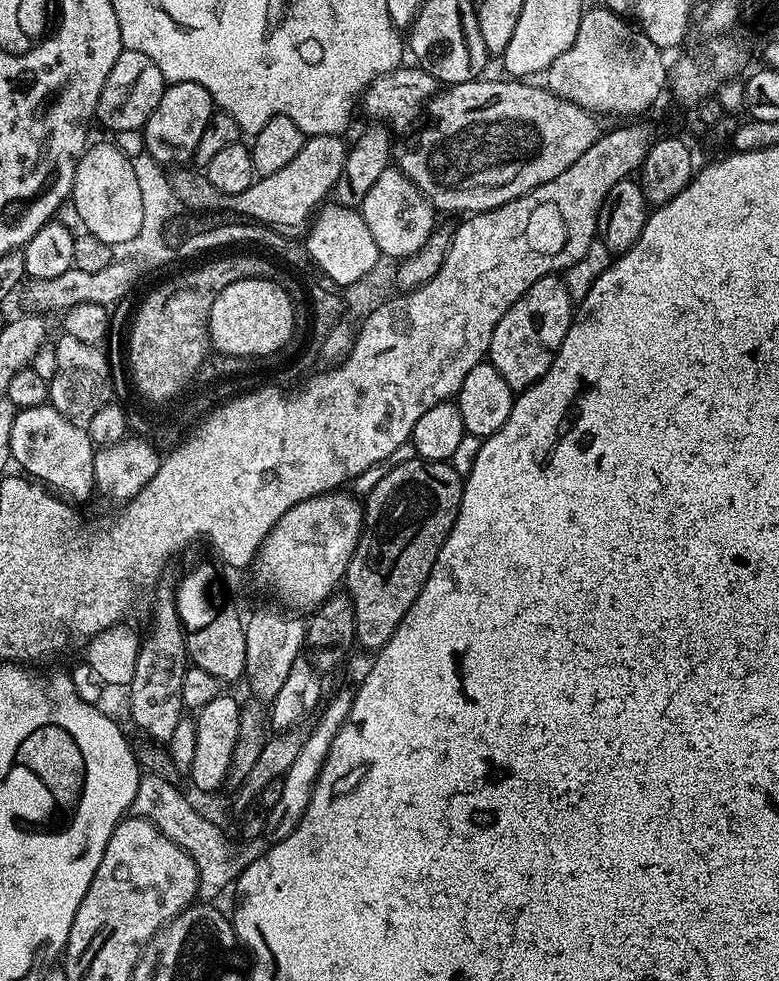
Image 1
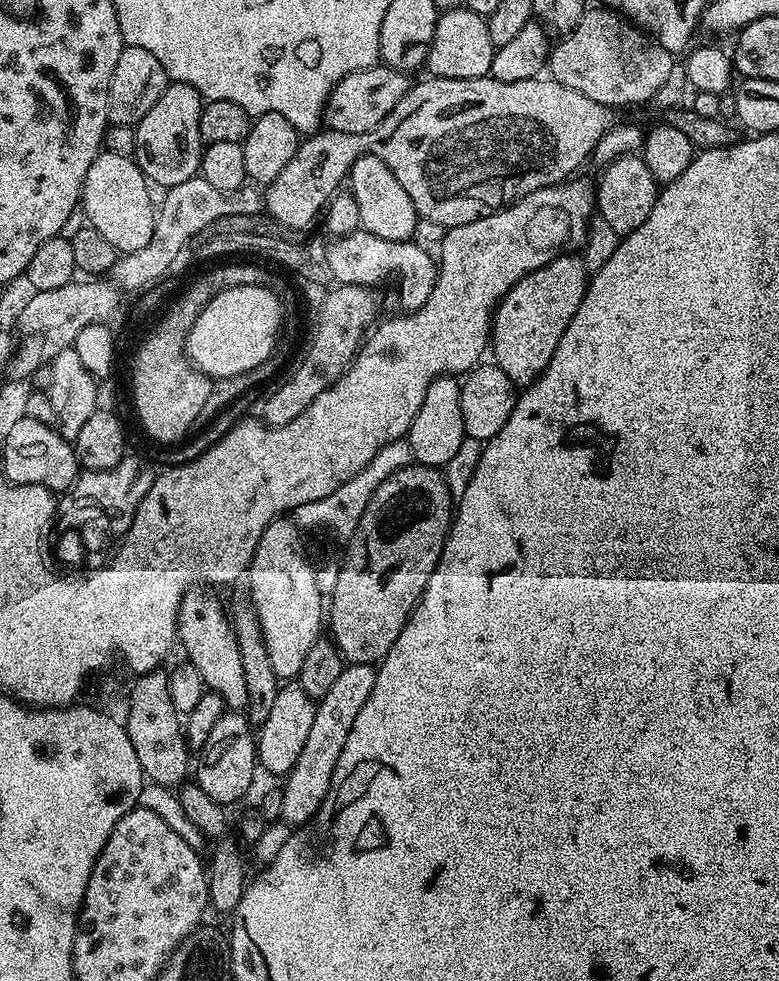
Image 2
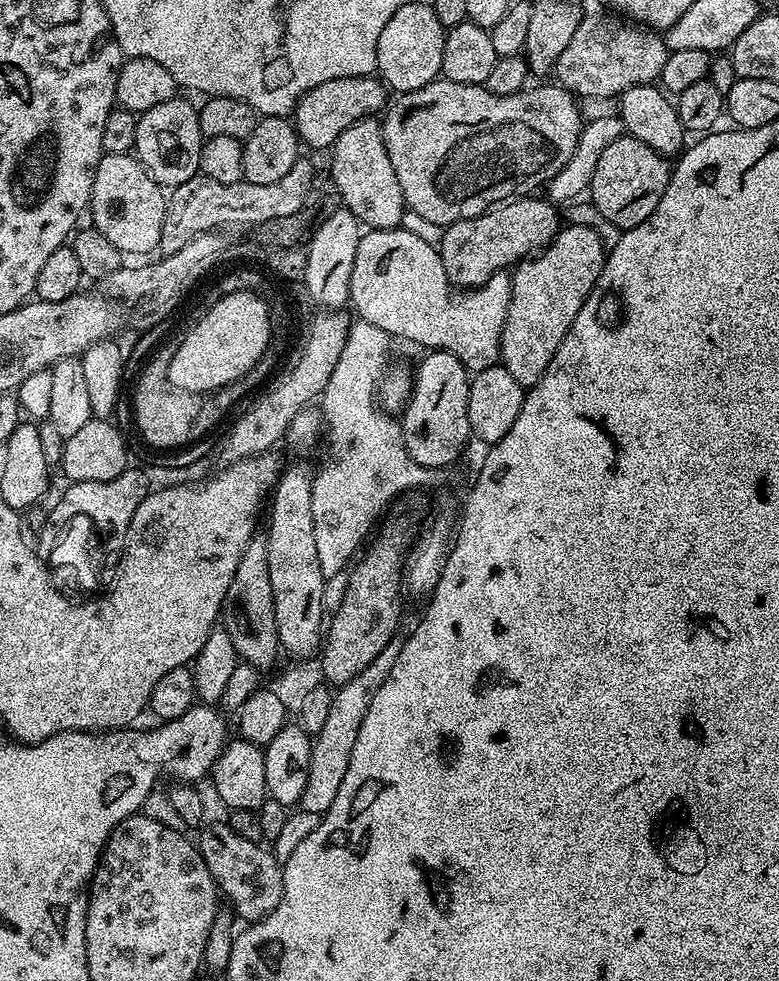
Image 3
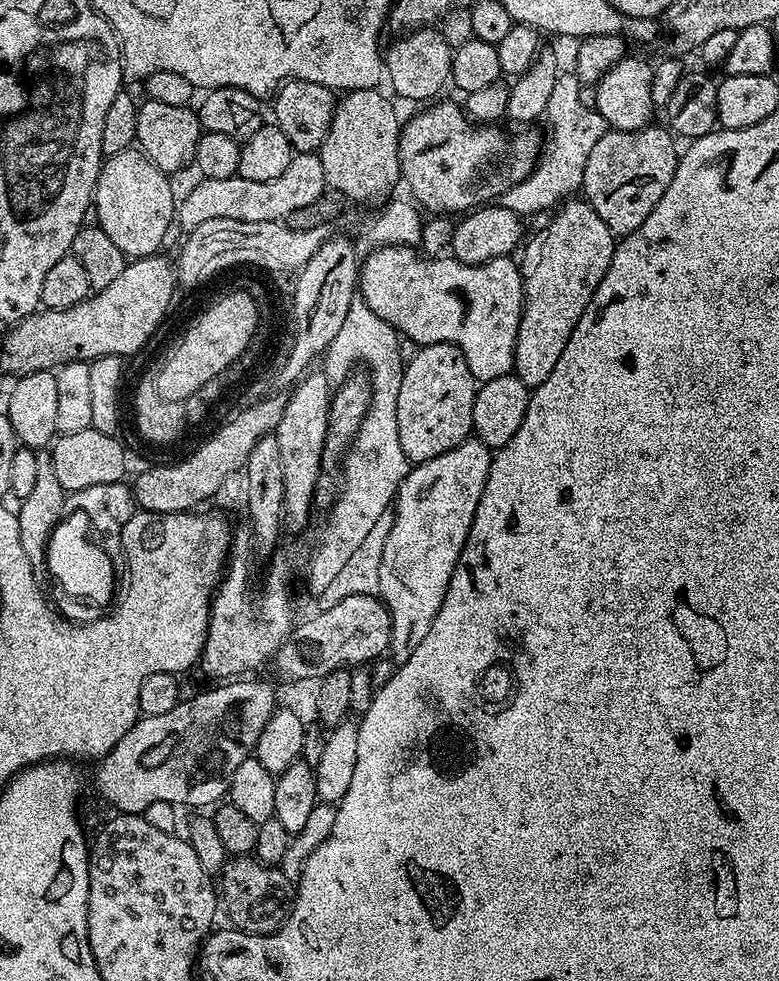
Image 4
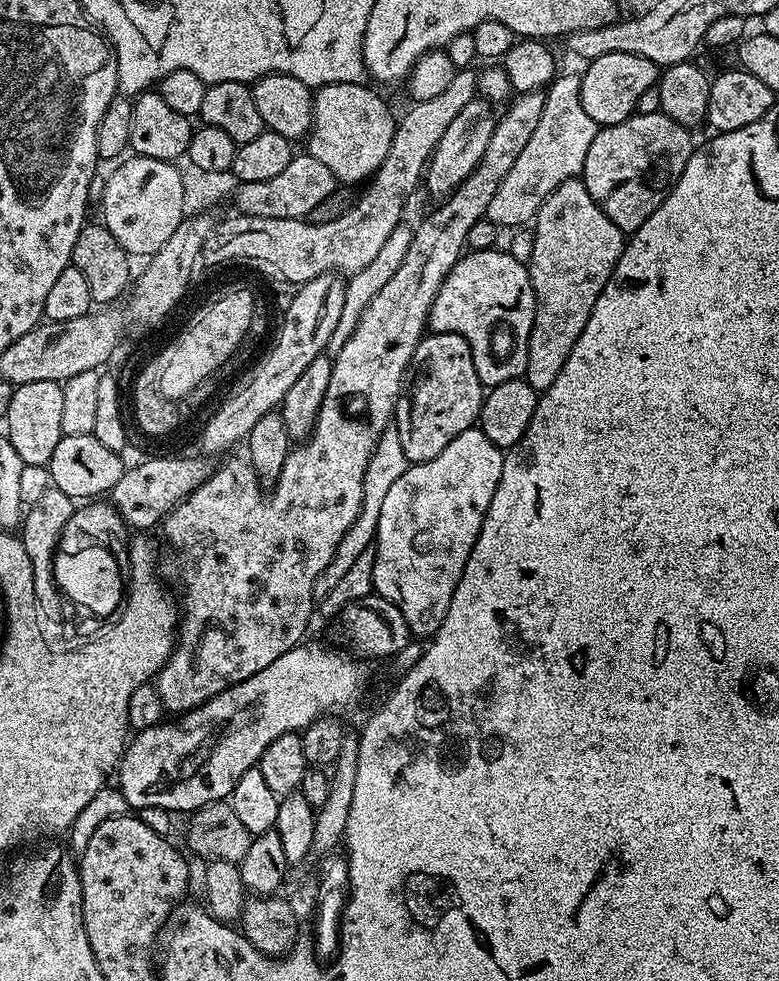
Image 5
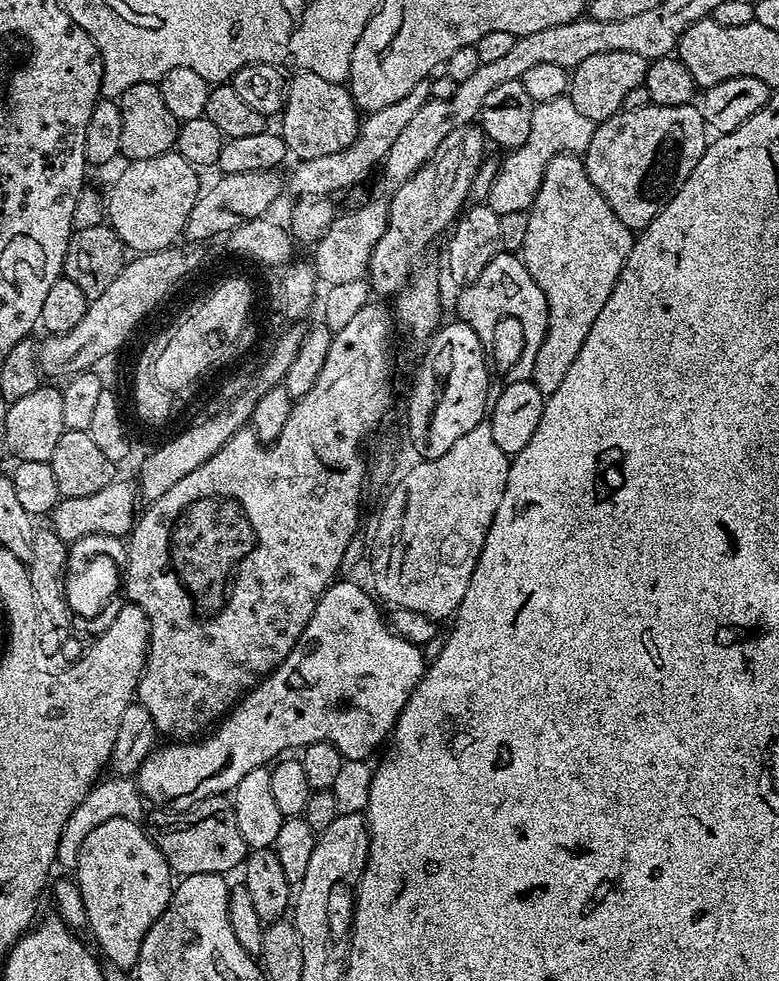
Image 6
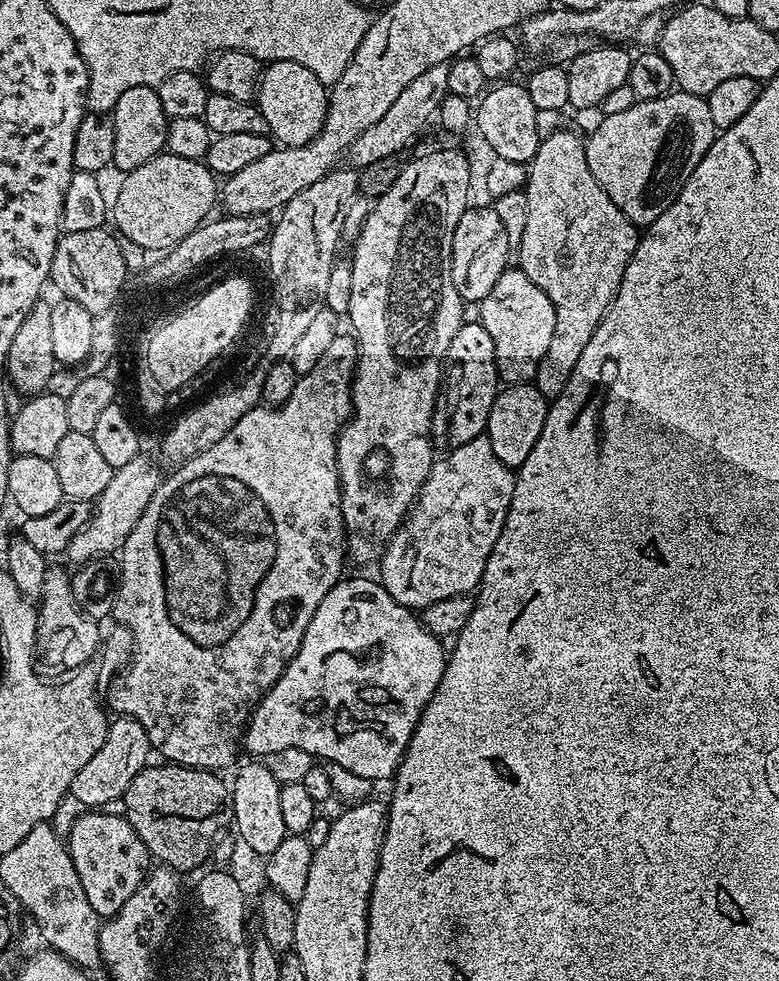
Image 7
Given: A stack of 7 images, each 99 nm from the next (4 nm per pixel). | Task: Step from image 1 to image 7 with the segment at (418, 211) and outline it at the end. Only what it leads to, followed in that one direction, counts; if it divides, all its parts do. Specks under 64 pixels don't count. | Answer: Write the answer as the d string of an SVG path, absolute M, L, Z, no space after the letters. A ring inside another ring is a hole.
M273 60L263 69L260 90L254 101L277 145L286 148L306 146L320 135L328 113L329 89L306 66L293 60Z

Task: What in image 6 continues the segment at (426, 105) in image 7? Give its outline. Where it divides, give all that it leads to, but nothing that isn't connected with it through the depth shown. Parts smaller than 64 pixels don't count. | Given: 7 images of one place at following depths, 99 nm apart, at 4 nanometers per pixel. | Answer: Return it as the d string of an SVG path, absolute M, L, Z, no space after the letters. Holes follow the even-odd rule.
M428 80L418 82L410 94L398 98L390 106L386 106L377 112L369 112L363 117L360 131L356 135L356 141L348 148L334 154L326 154L322 158L313 160L301 160L295 166L292 177L287 177L286 184L296 198L305 197L331 197L331 192L343 193L345 189L355 184L363 184L368 180L367 176L372 171L377 171L378 165L383 161L384 155L394 146L398 134L402 134L405 126L414 119L414 114L422 110L422 106L432 96L432 85Z

